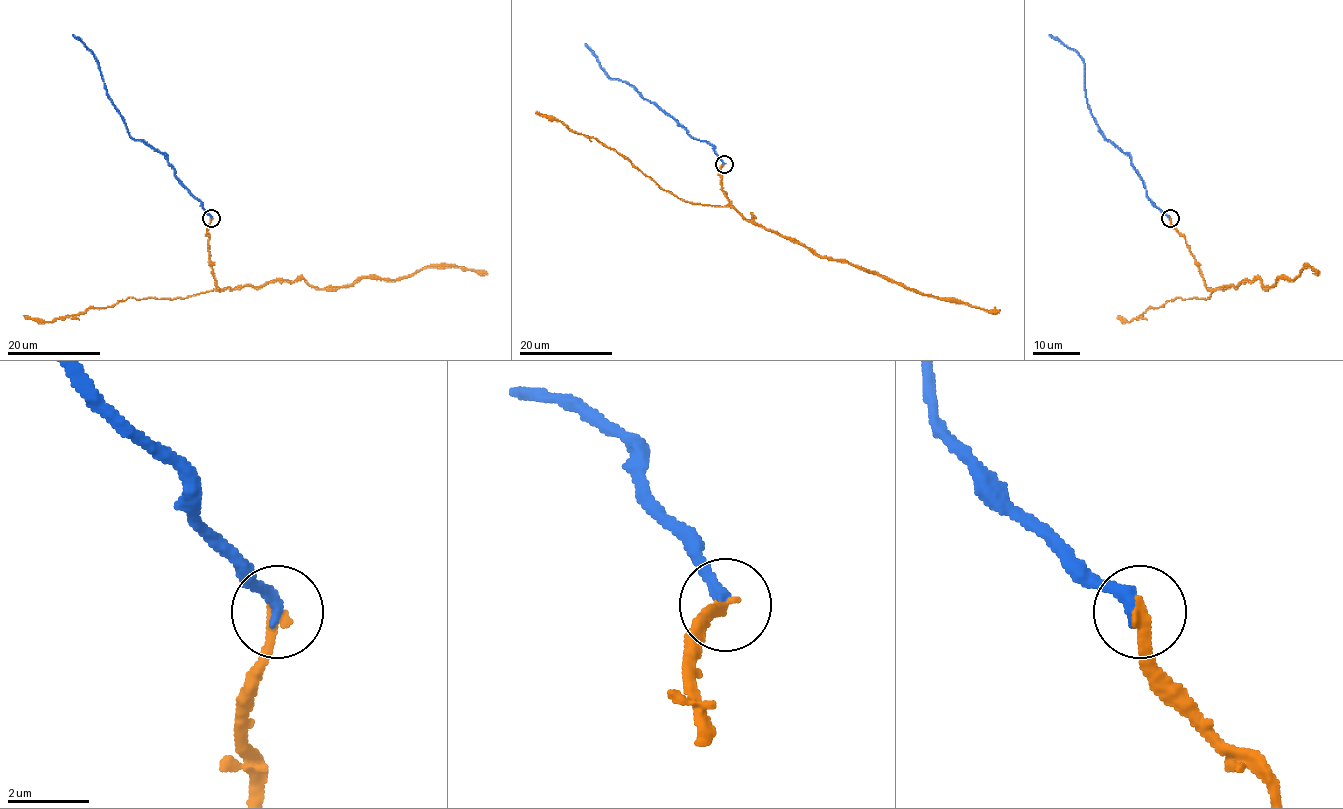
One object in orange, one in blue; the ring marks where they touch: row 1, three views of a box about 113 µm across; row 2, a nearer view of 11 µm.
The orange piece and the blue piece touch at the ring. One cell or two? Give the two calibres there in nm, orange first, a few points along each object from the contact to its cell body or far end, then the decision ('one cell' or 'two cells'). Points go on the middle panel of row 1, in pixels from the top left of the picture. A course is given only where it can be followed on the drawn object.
calibres 320 and 320 nm; course orange (723, 164), (721, 189), (747, 219), (793, 238), (823, 257), (851, 263), (939, 299), (1000, 309); course blue (723, 163), (706, 141), (691, 136), (631, 85), (611, 78), (585, 43); one cell

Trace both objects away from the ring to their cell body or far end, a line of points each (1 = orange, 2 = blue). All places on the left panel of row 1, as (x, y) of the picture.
1: (211, 217), (209, 264), (220, 288), (304, 279), (338, 288), (427, 267), (487, 273)
2: (211, 217), (178, 178), (168, 159), (129, 134), (123, 118), (109, 97), (97, 57), (72, 34)

